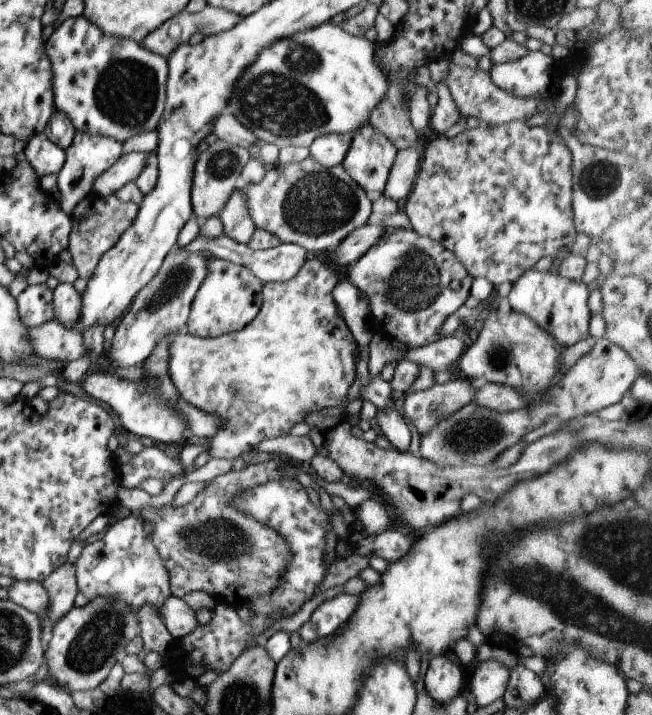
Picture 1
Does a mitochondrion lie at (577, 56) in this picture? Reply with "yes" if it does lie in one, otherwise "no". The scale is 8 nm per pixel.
no

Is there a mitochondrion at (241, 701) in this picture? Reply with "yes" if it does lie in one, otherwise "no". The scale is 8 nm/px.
yes

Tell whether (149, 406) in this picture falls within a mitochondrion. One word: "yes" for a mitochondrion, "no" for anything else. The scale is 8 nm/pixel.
yes

